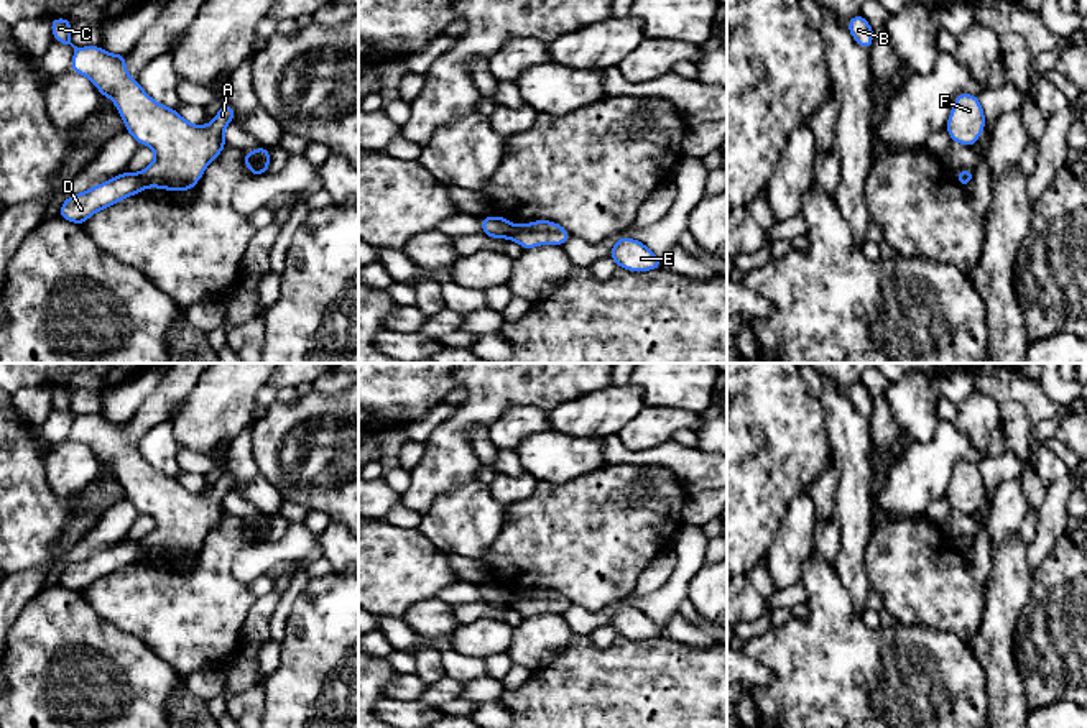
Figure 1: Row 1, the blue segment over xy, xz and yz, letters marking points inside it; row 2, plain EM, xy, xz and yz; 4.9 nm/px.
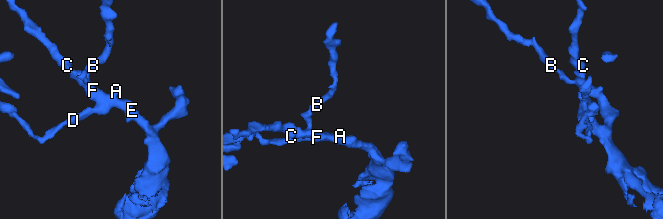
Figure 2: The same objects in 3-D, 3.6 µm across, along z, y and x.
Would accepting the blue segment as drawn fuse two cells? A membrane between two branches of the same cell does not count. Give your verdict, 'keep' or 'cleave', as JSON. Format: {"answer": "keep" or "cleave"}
{"answer": "cleave"}

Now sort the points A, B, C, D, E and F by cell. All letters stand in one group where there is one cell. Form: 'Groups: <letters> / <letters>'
Groups: A B C E F / D

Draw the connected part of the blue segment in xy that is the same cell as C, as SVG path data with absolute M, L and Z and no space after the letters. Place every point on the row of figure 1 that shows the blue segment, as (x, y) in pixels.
M51 18L49 23L54 41L71 44L74 48L74 59L69 71L87 76L95 84L102 97L110 97L115 102L117 112L123 118L127 131L140 145L150 146L156 151L156 159L141 173L148 186L176 192L192 189L199 182L207 164L225 148L227 143L224 140L224 130L234 120L235 108L230 104L224 104L209 125L192 125L186 122L178 110L155 102L141 89L138 81L127 74L127 54L110 54L100 46L77 48L71 43L71 20Z

